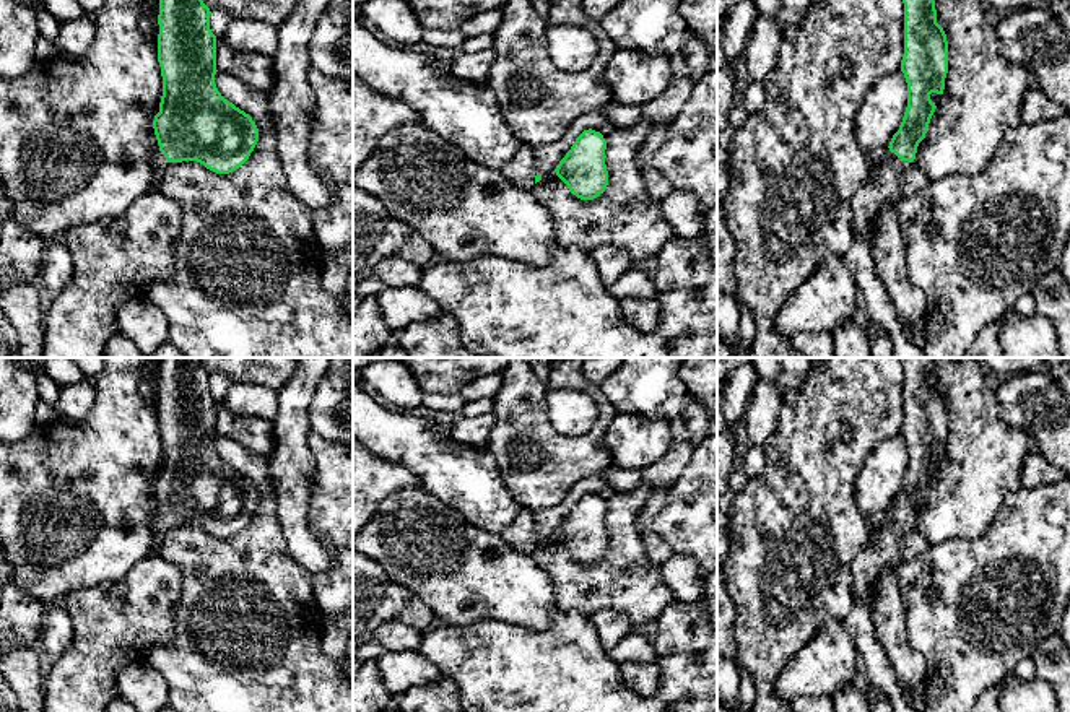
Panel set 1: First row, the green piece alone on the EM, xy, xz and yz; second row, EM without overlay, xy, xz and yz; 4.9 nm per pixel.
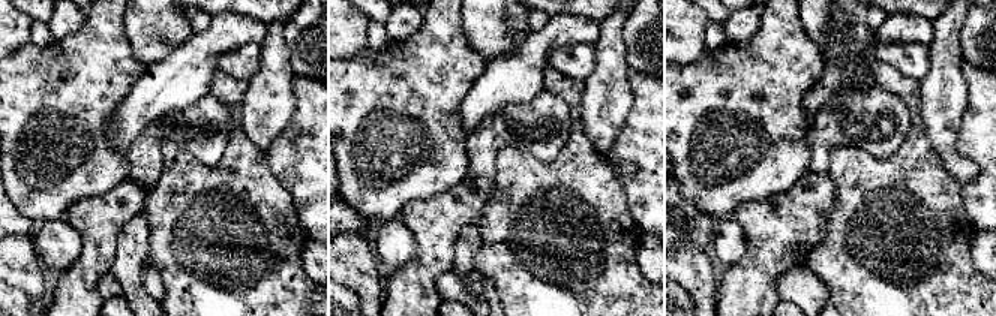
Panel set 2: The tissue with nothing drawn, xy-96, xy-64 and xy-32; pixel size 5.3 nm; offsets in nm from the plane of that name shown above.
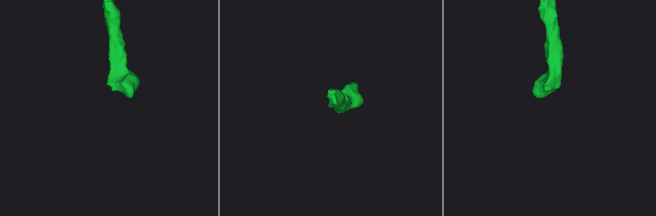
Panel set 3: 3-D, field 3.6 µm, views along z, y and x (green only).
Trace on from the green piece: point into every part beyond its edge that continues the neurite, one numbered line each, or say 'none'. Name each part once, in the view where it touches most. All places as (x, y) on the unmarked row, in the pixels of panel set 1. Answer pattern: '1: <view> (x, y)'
1: yz (883, 548)

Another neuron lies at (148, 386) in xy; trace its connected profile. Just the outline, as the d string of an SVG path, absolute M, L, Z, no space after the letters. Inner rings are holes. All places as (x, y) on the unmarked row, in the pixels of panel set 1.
M143 358L140 392L154 406L158 406L159 398L158 379L159 379L159 359Z

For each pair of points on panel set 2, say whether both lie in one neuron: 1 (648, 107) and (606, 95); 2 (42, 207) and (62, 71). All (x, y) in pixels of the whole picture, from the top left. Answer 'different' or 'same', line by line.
1: different
2: same

